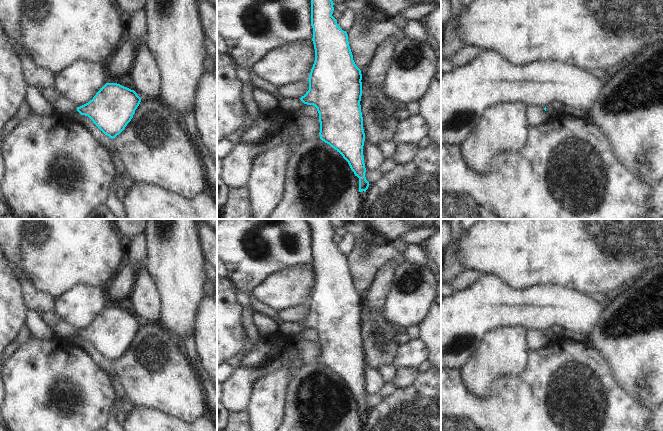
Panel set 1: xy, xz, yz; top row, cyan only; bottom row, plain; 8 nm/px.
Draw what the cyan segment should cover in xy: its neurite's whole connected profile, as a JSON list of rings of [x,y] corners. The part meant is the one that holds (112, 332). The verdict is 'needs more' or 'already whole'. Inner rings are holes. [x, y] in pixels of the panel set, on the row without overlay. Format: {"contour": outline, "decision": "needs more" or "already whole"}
{"contour": [[[106,307],[88,327],[77,331],[71,324],[60,321],[51,327],[53,335],[60,339],[79,336],[81,339],[88,340],[93,347],[111,363],[119,359],[133,342],[135,334],[139,330],[141,322],[134,314],[124,311],[117,307]]], "decision": "needs more"}

